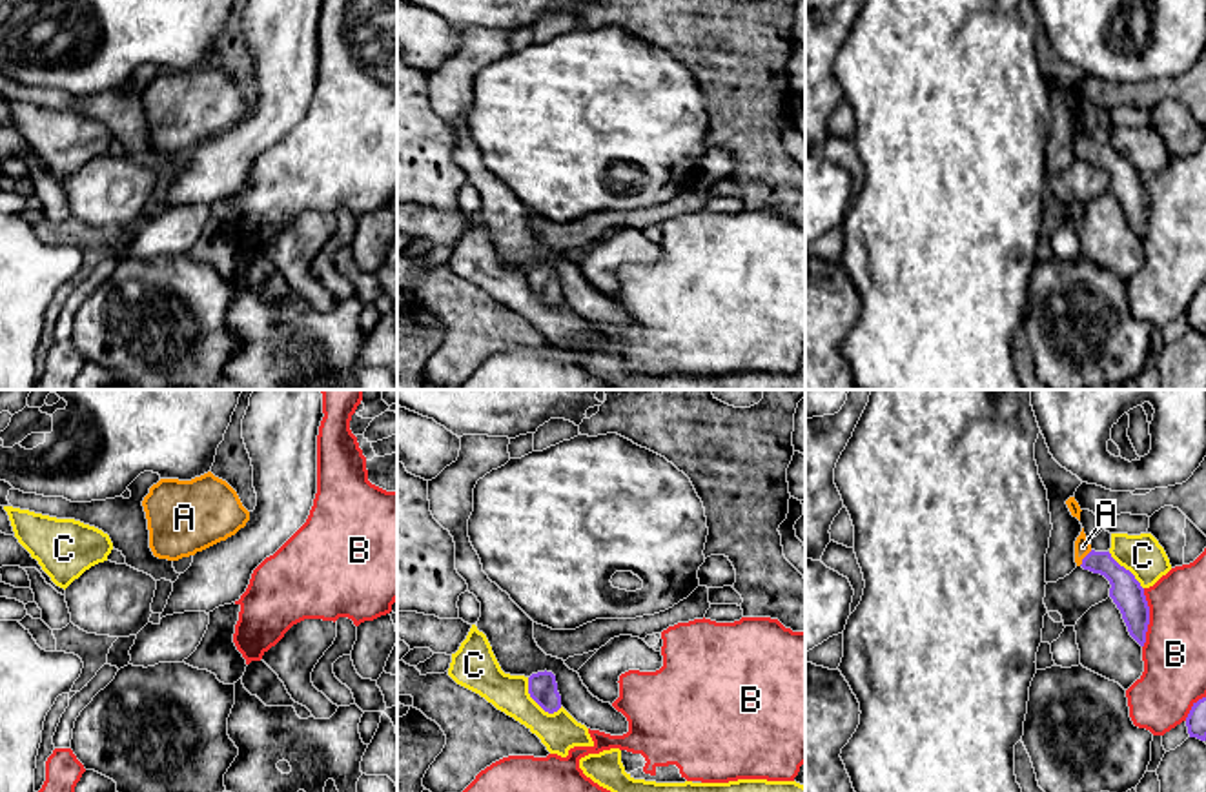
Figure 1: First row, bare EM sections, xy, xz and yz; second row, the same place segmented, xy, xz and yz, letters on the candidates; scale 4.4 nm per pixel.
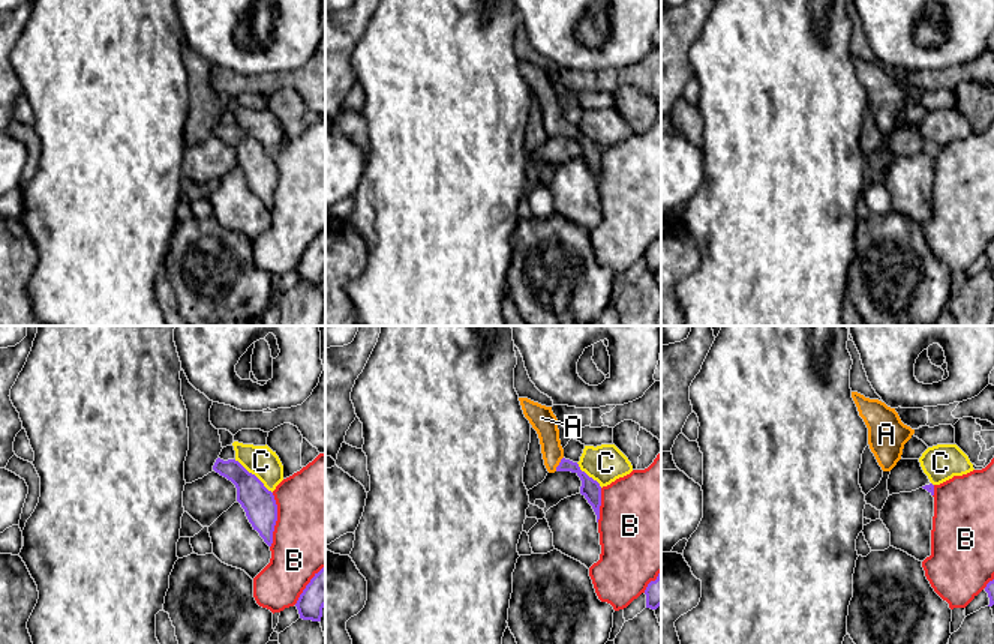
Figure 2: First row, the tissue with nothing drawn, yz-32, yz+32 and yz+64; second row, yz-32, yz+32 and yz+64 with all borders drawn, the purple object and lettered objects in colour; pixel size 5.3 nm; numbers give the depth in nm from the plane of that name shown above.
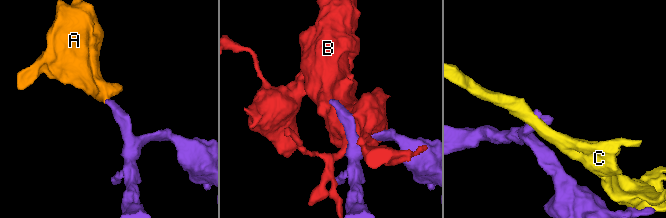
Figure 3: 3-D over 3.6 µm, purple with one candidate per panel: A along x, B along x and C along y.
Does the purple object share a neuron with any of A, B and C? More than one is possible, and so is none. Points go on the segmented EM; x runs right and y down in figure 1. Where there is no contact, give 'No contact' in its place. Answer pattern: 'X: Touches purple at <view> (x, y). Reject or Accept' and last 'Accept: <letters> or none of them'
A: Touches purple at yz (1084, 558). Accept
B: Touches purple at yz (1148, 618). Reject
C: Touches purple at xz (538, 703). Reject
Accept: A

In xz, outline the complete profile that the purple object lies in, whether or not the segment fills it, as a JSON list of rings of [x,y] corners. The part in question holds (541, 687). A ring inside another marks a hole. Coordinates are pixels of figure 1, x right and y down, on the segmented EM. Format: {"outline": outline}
{"outline": [[[537,672],[528,677],[530,697],[548,714],[561,708],[556,675],[552,672]]]}

